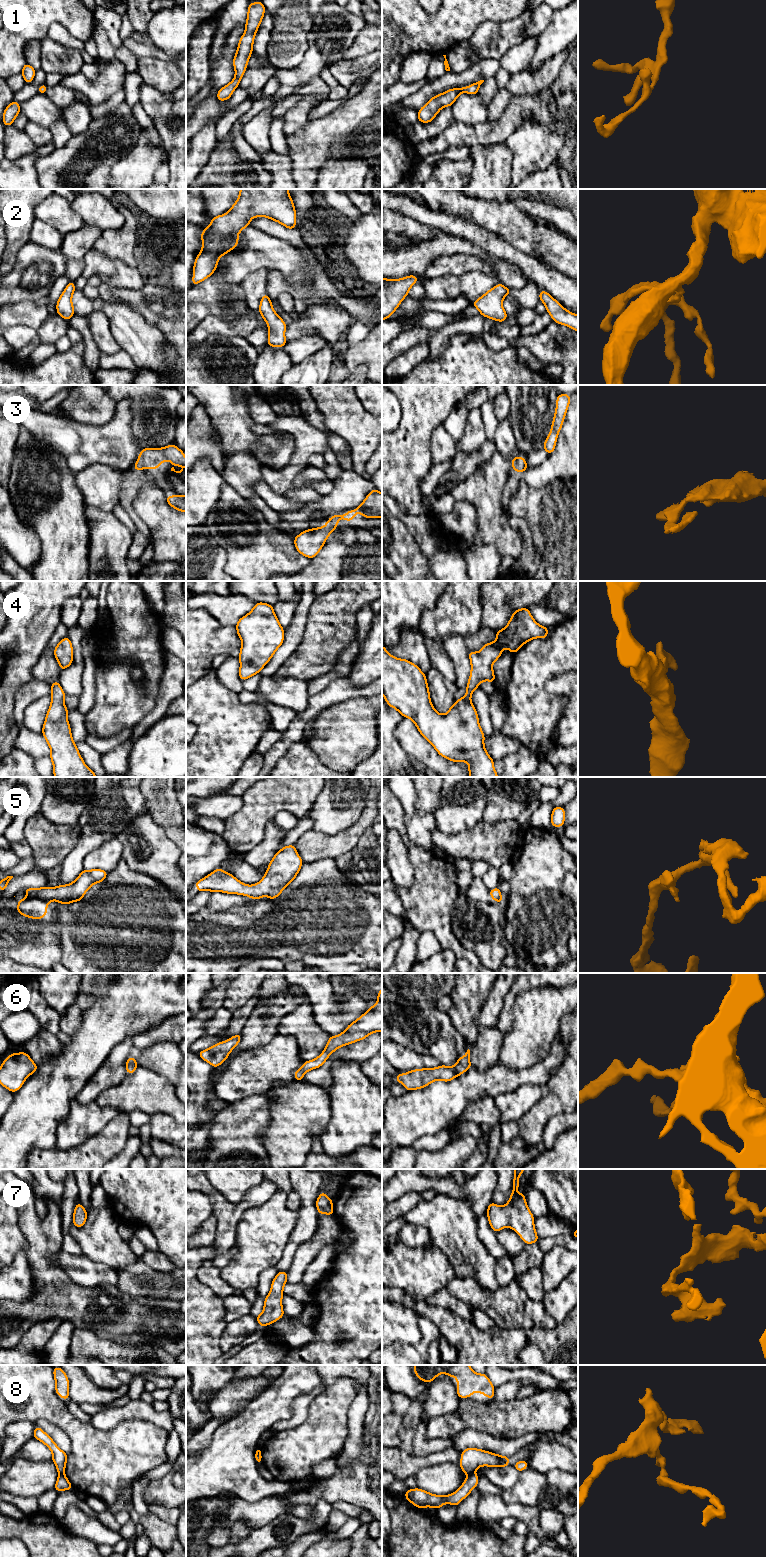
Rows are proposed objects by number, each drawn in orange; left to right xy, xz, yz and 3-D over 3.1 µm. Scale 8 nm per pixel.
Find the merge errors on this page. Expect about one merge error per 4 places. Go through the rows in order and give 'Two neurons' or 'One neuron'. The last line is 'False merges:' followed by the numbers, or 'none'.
1: One neuron
2: One neuron
3: One neuron
4: One neuron
5: One neuron
6: One neuron
7: One neuron
8: Two neurons
False merges: 8

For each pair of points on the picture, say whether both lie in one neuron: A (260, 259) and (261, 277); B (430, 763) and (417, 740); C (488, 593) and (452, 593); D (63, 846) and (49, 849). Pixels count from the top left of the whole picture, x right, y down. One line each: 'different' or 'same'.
A: different
B: same
C: different
D: same

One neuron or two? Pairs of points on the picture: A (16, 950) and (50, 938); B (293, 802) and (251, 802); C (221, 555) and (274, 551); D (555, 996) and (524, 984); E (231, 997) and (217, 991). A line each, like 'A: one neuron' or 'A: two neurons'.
A: one neuron
B: one neuron
C: two neurons
D: two neurons
E: two neurons

